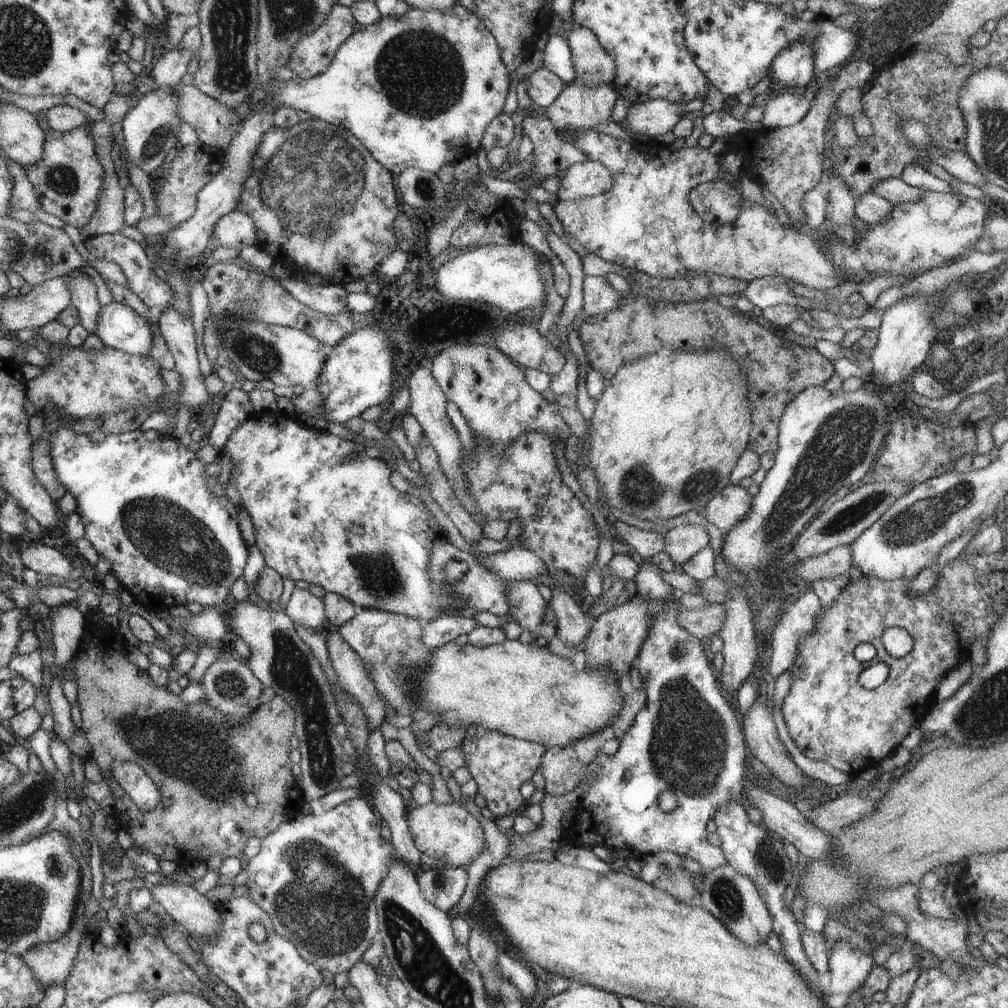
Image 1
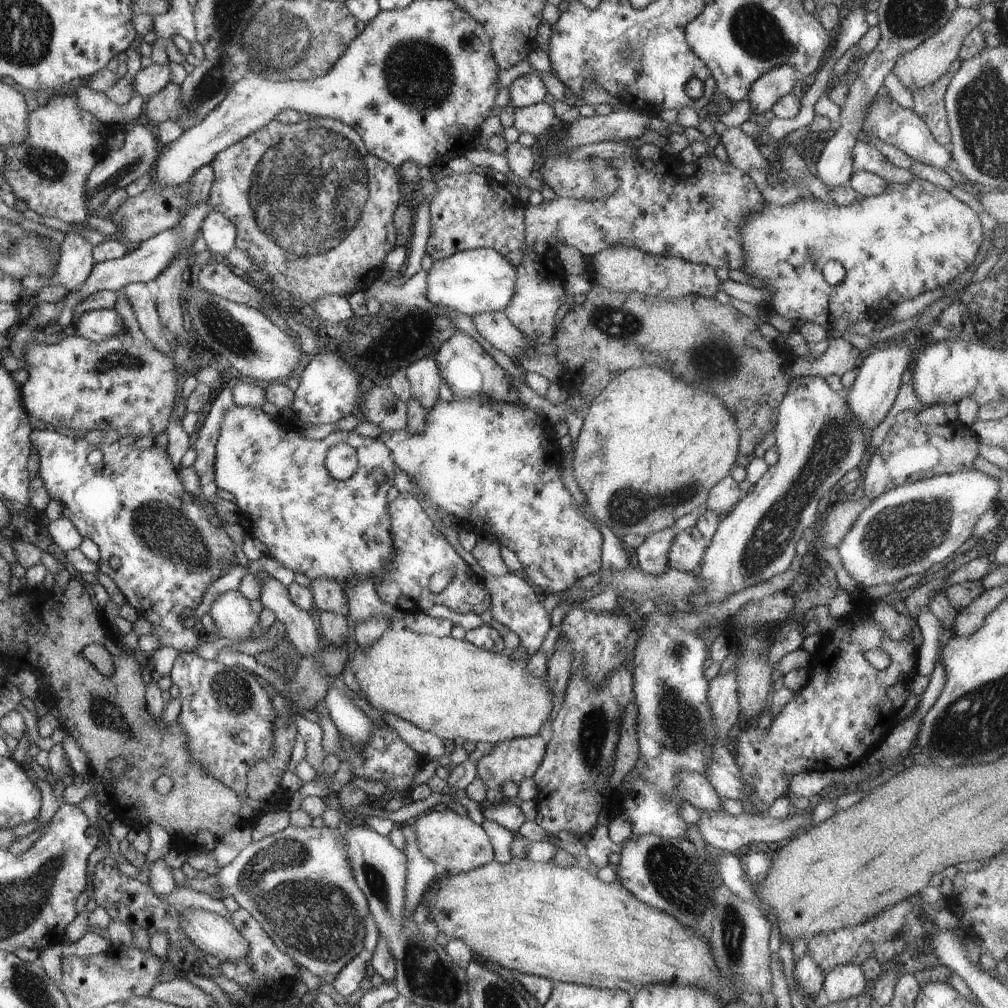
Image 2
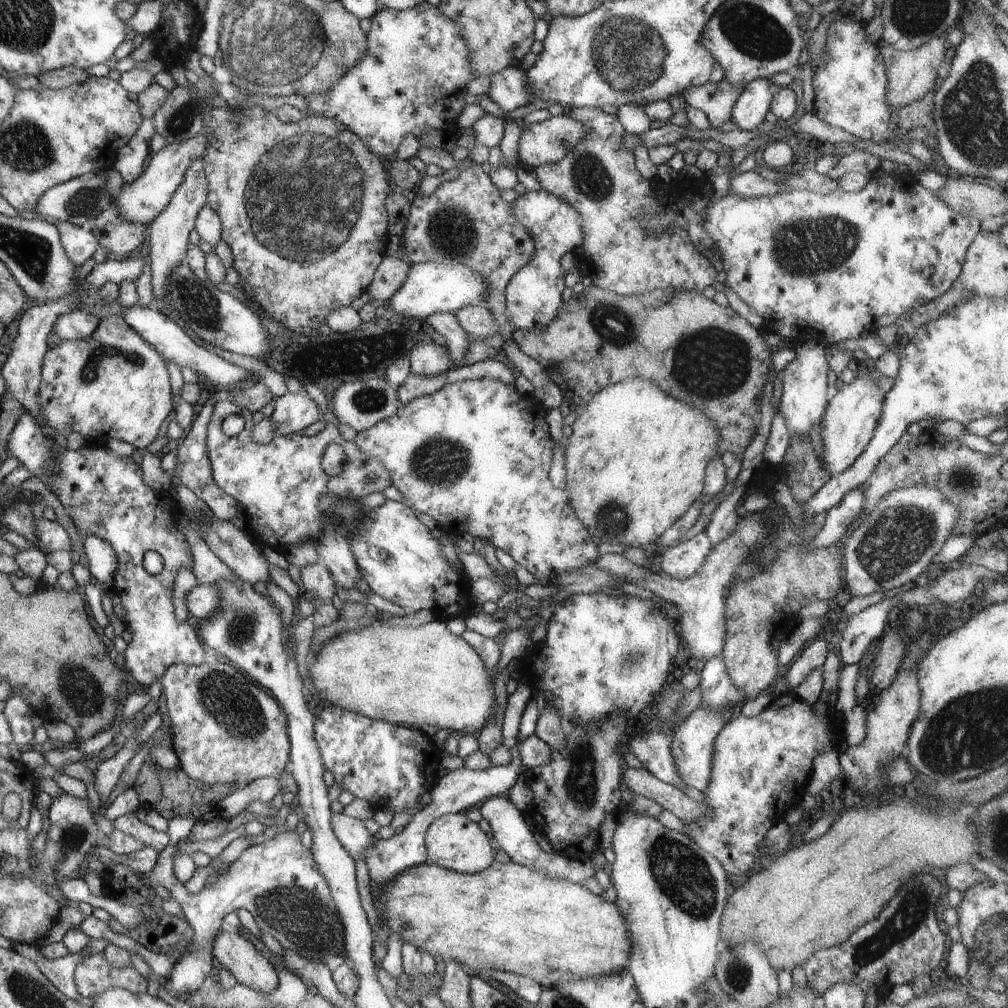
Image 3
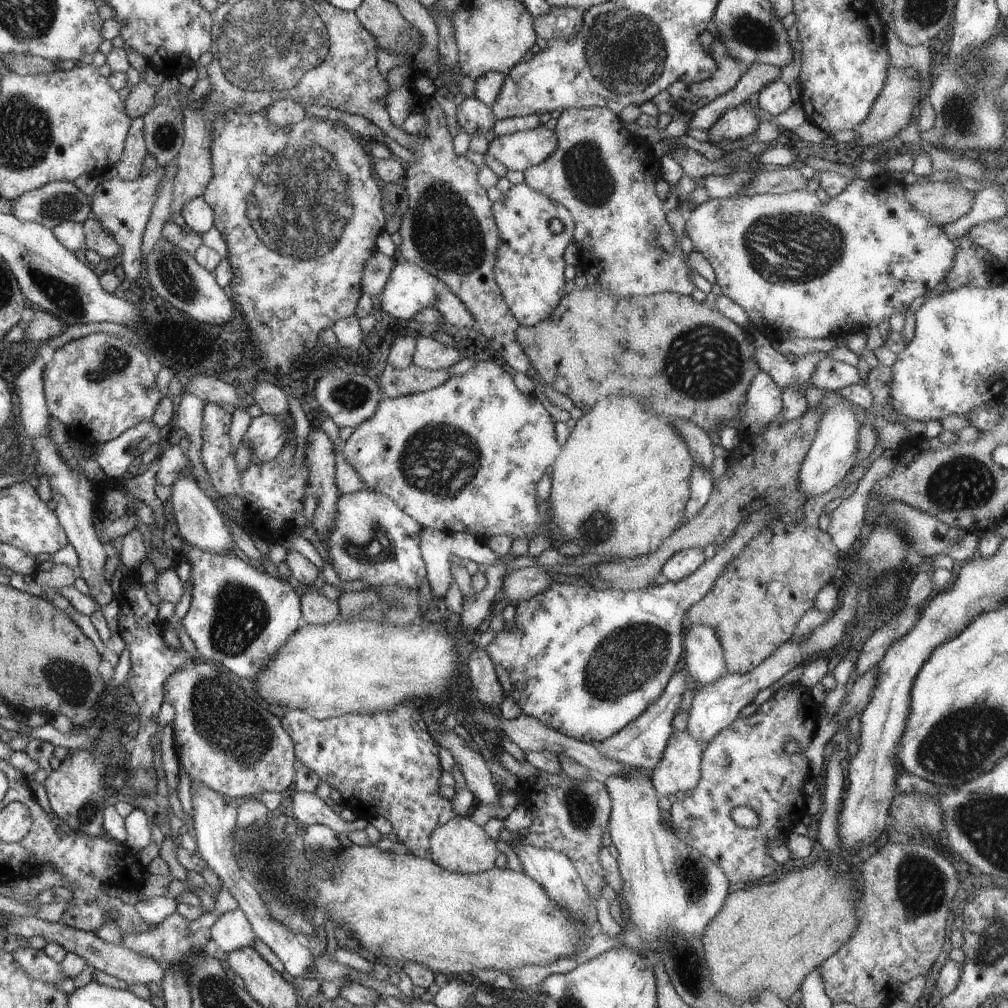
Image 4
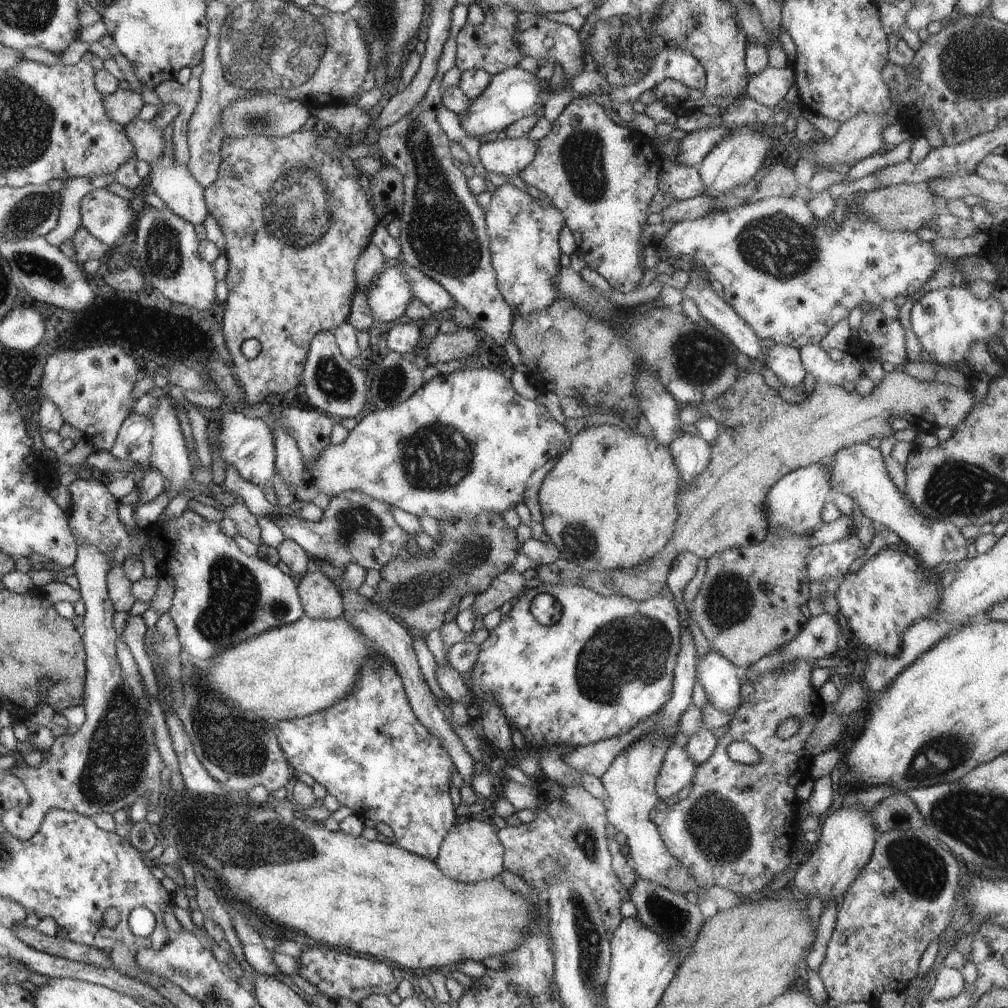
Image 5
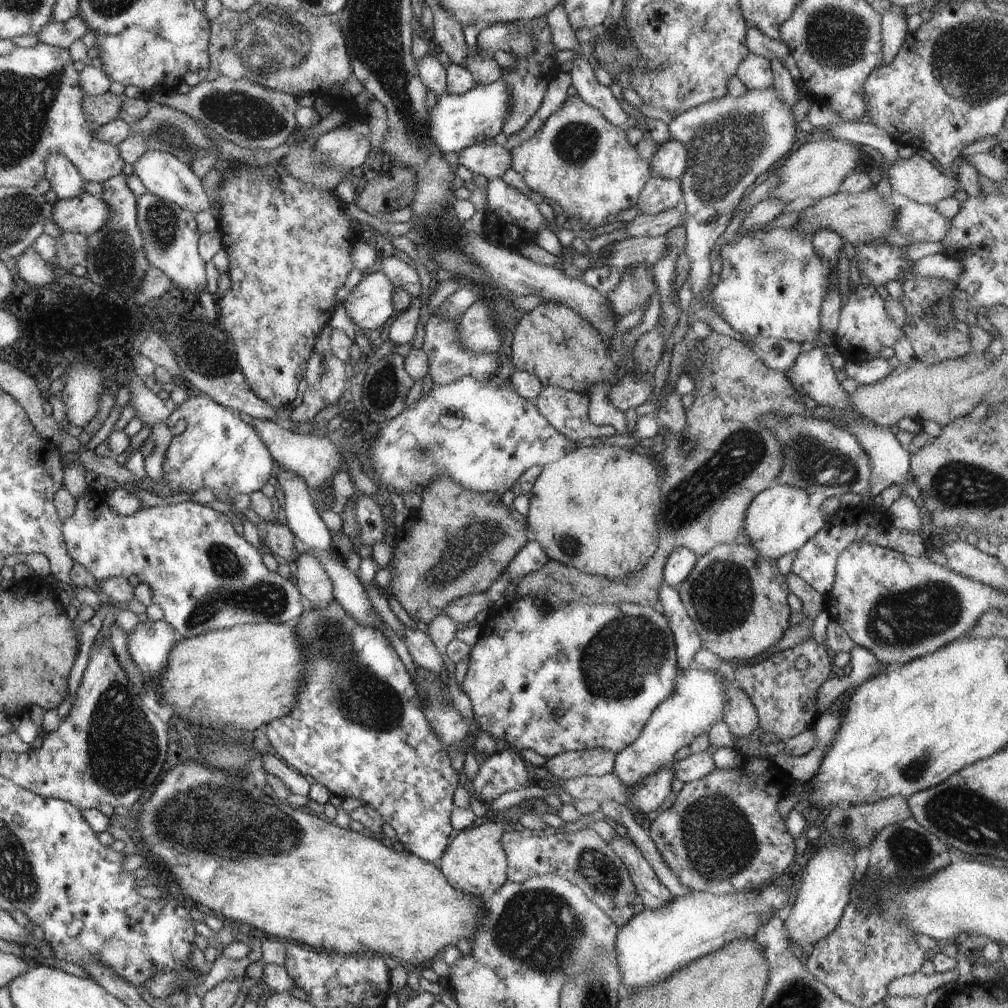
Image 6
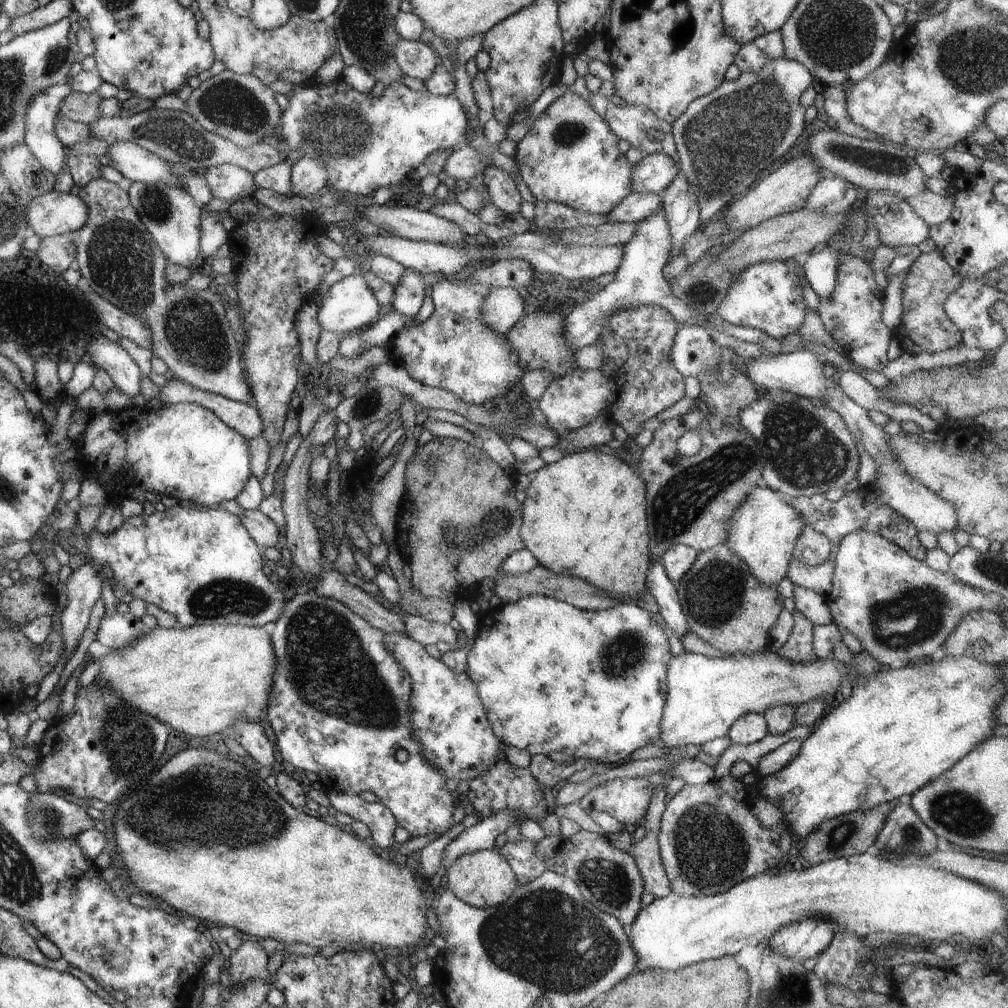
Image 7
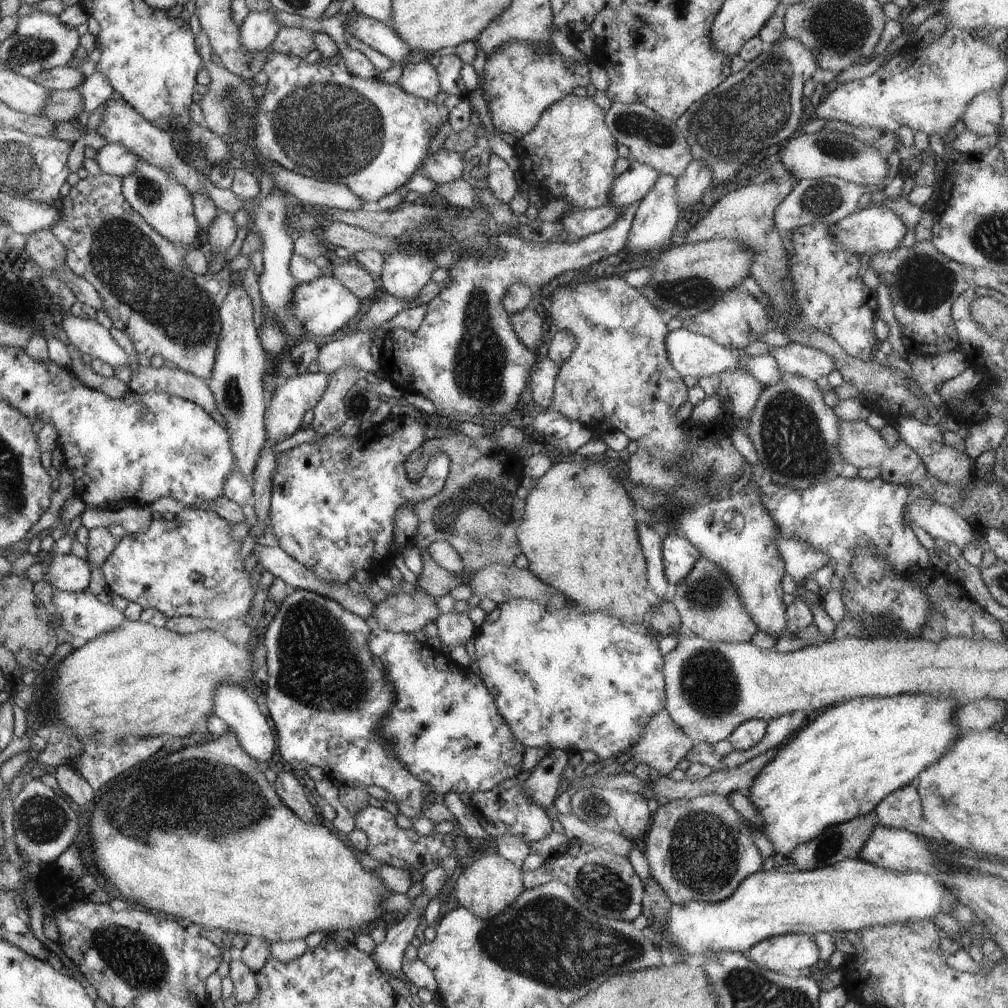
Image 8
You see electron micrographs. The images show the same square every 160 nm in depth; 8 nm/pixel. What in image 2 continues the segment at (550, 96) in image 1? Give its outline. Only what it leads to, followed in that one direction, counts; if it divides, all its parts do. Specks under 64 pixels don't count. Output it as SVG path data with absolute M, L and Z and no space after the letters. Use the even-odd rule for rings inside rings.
M524 74L516 78L510 87L510 104L514 108L523 108L534 104L544 103L546 83L536 74Z

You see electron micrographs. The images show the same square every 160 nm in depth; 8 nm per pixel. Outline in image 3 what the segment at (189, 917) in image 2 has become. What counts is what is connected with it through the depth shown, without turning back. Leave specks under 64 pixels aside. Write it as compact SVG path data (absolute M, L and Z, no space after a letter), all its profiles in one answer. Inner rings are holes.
M220 926L211 954L215 963L230 971L240 985L263 994L272 994L279 987L280 976L275 966L237 930Z

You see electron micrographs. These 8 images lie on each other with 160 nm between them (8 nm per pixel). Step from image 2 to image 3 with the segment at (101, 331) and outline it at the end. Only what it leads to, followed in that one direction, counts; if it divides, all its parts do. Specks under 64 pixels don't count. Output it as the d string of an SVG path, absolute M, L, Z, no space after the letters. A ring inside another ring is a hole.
M76 309L64 316L60 316L54 326L52 332L58 334L61 340L84 340L88 336L94 336L98 330L100 318L92 316L86 310Z

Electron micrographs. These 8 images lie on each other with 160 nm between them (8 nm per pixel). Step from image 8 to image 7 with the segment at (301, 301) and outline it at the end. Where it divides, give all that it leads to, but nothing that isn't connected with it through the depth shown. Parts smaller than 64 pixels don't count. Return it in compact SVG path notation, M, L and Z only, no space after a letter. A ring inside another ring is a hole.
M364 273L354 274L338 280L324 296L316 296L316 303L319 302L317 320L323 331L338 333L358 332L374 324L379 318L380 302L376 300L372 288L368 286Z

